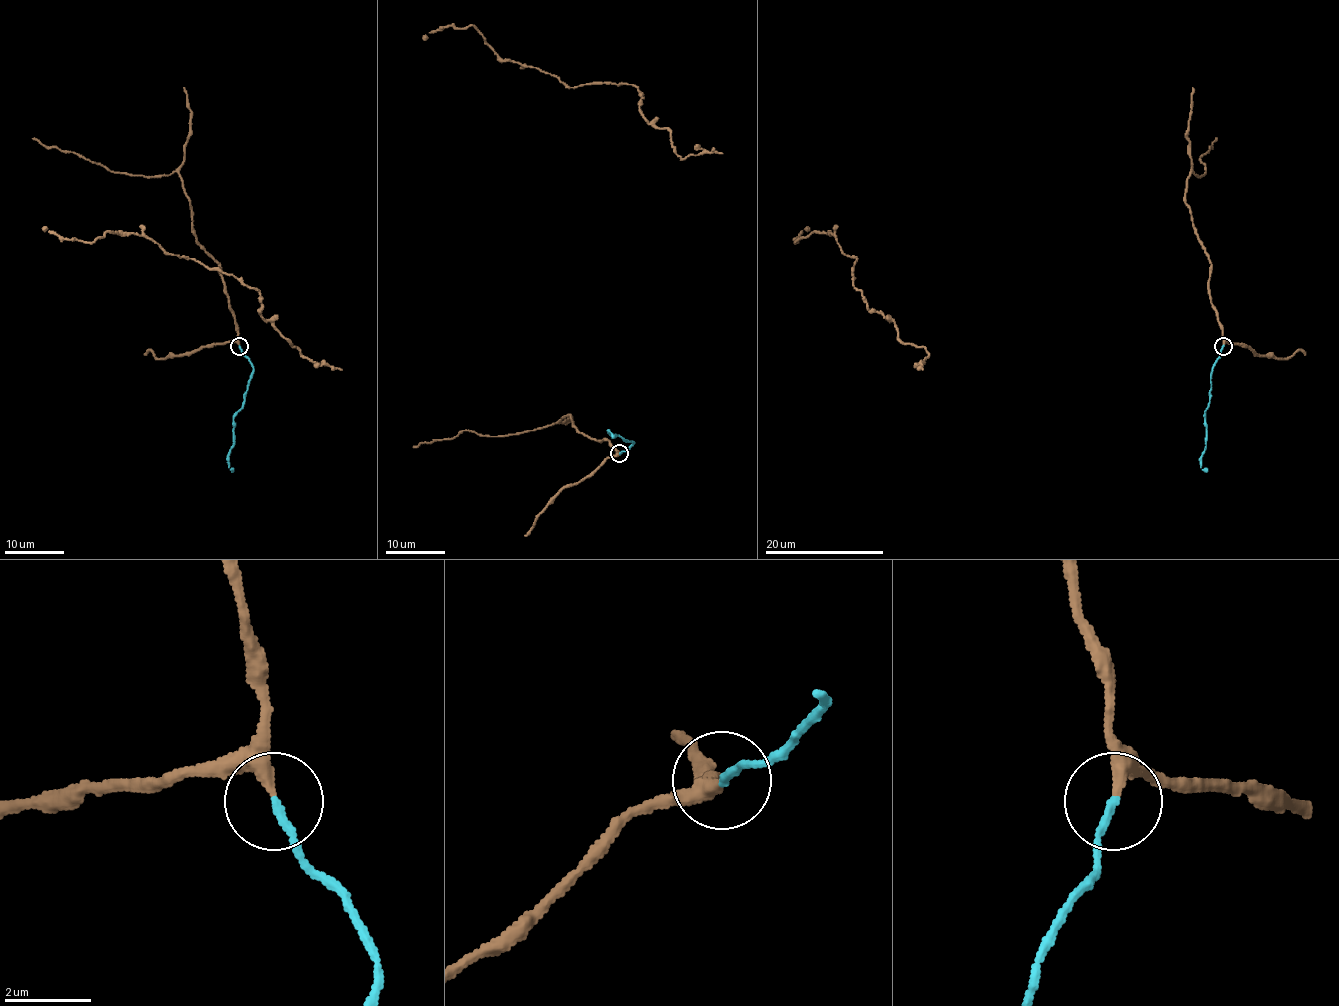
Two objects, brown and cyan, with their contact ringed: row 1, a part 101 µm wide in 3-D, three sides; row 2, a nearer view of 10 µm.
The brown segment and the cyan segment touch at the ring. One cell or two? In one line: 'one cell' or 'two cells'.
one cell

